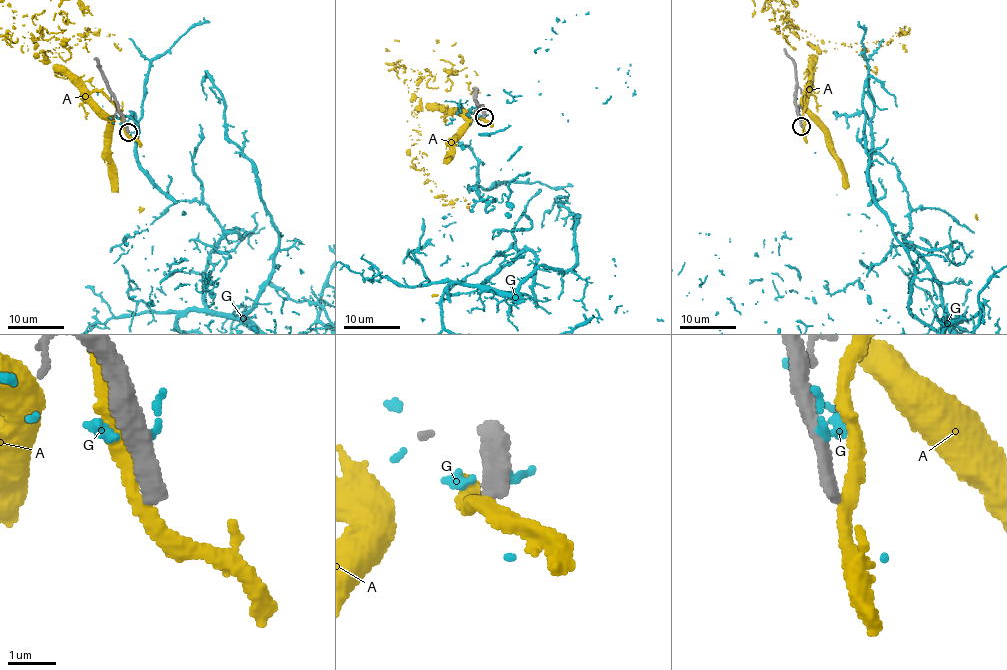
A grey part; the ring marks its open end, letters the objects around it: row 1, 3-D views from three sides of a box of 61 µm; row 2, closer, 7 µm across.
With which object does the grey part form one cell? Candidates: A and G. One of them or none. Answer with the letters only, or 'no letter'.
no letter

